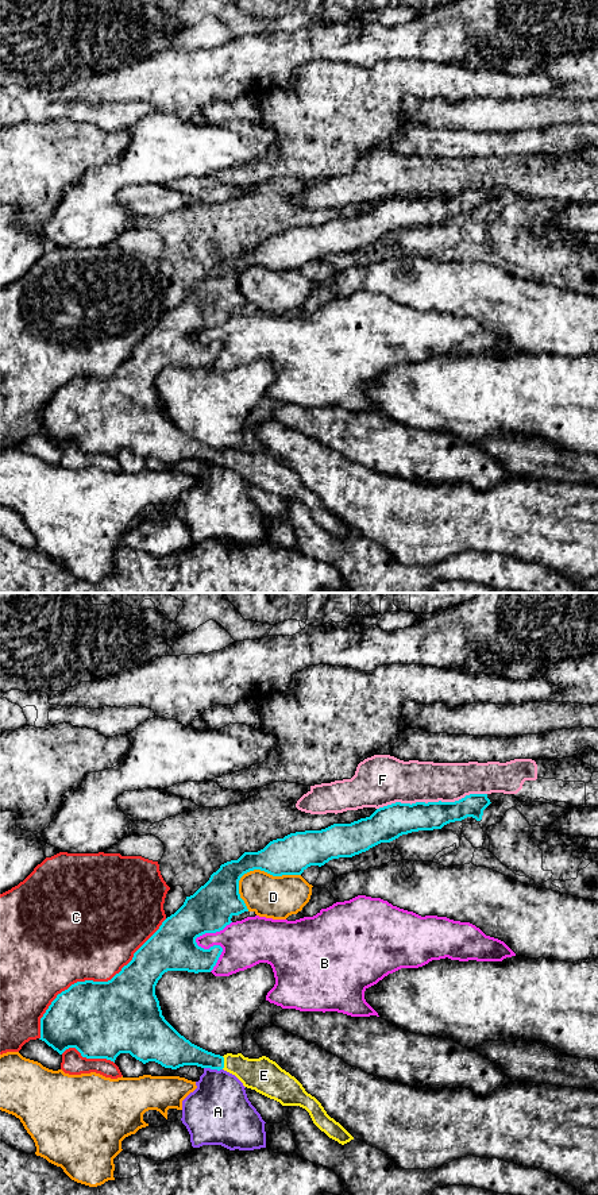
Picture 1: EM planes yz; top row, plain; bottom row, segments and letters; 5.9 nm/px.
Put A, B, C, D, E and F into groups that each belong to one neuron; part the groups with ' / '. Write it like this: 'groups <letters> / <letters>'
groups A / B / C / D / E / F

